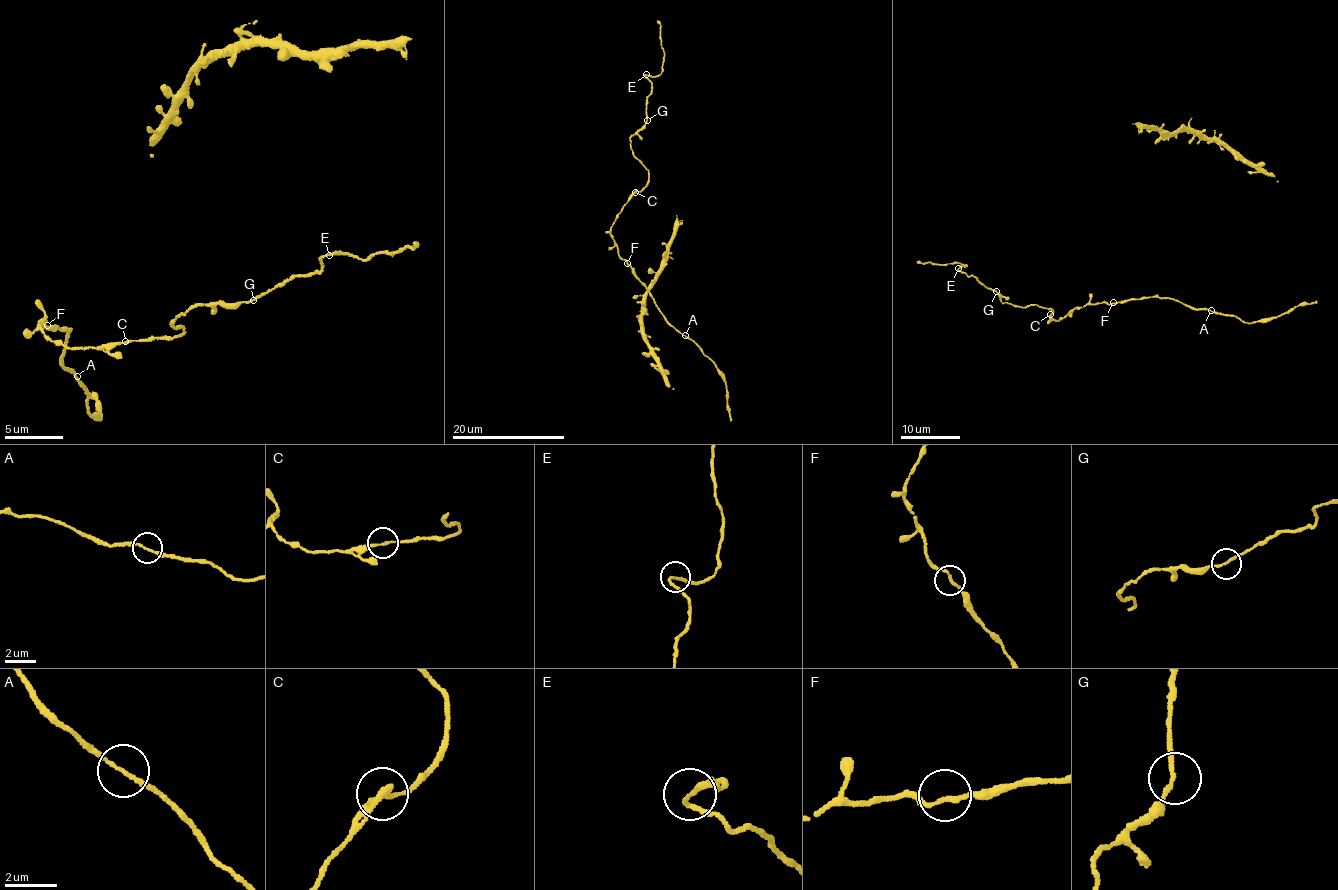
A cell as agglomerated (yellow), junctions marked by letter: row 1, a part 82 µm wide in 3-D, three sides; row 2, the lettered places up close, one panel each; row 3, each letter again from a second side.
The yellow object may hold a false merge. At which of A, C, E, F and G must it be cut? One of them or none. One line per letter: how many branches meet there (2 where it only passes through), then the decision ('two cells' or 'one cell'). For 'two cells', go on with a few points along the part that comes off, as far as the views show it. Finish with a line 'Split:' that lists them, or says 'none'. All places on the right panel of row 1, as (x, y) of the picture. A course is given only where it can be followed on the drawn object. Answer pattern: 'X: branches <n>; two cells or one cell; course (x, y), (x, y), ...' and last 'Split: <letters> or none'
A: branches 2; one cell
C: branches 2; one cell
E: branches 2; one cell
F: branches 2; one cell
G: branches 2; one cell
Split: none

